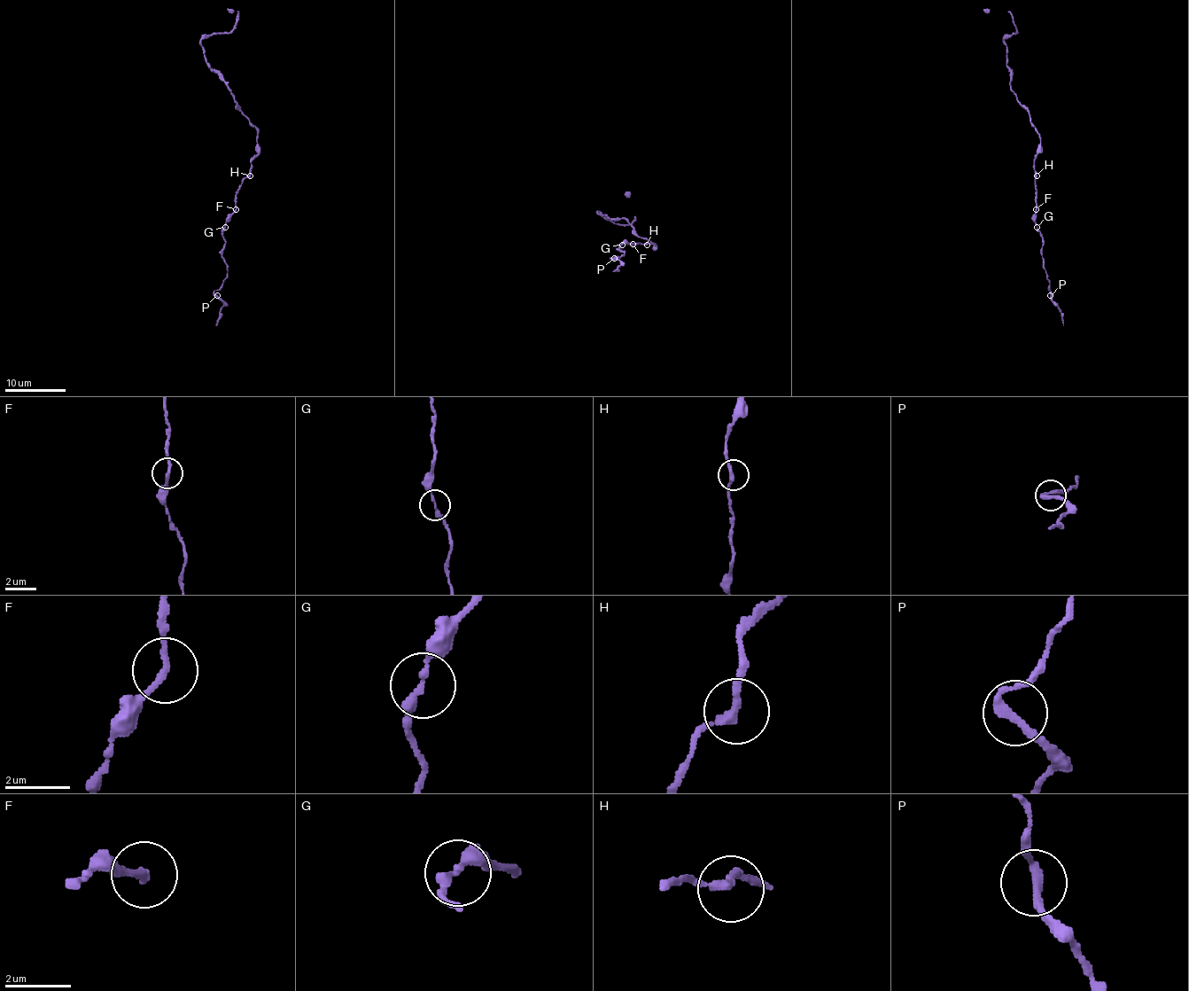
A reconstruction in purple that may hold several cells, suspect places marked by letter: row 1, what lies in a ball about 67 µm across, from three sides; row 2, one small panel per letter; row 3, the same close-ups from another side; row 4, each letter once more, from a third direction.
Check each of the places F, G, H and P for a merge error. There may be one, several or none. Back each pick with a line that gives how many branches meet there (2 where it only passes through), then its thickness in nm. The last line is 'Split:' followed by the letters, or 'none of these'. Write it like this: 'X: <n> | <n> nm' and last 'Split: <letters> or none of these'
Split: none of these

